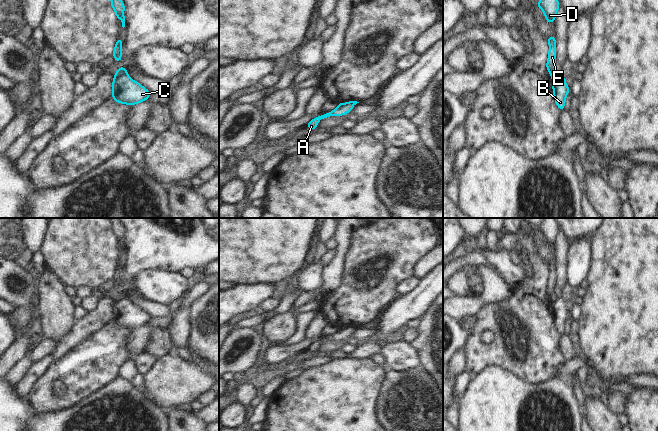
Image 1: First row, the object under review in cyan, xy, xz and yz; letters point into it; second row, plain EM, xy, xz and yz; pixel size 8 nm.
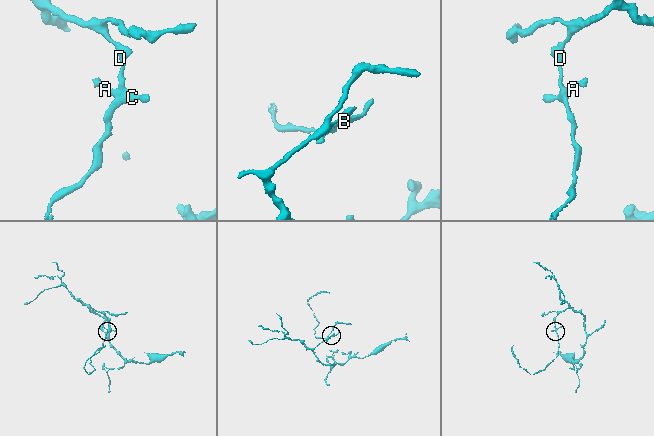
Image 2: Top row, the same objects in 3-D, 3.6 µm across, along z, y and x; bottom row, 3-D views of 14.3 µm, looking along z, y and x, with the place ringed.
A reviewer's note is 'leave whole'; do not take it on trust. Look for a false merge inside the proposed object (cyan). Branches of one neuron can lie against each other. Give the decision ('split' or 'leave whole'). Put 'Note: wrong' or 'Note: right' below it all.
split
Note: wrong

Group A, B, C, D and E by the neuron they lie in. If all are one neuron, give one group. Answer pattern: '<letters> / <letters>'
A B C / D E

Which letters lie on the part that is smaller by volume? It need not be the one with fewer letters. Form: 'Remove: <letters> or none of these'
Remove: A, B, C

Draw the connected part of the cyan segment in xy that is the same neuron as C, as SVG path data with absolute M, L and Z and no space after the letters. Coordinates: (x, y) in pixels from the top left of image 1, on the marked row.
M128 73L114 77L111 97L116 103L135 105L150 98L151 92L139 82L130 78Z

